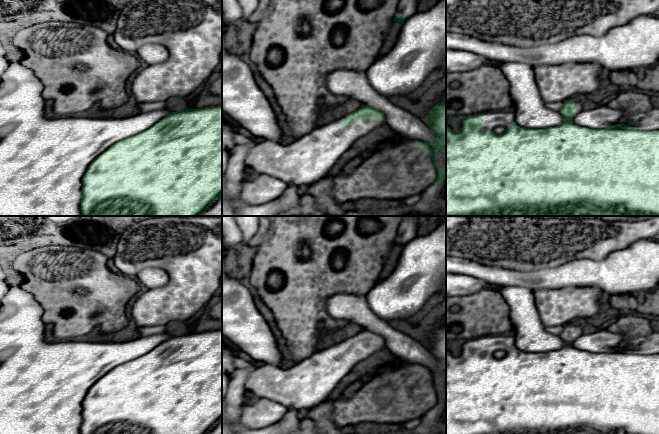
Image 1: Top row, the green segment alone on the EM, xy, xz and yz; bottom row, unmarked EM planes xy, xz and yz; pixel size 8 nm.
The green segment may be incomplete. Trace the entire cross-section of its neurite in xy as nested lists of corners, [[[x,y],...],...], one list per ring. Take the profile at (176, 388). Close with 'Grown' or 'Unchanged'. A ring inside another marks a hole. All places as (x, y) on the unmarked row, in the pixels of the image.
[[[222,329],[171,336],[147,354],[121,364],[88,390],[81,413],[81,434],[205,434],[222,417]]]. Unchanged

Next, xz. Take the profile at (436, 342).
[[[446,321],[435,329],[422,343],[429,351],[430,355],[436,360],[435,367],[418,366],[416,369],[430,376],[436,396],[437,403],[434,408],[441,404],[446,405]],[[441,374],[444,377],[444,389],[440,392],[436,385],[436,377]]]. Unchanged

